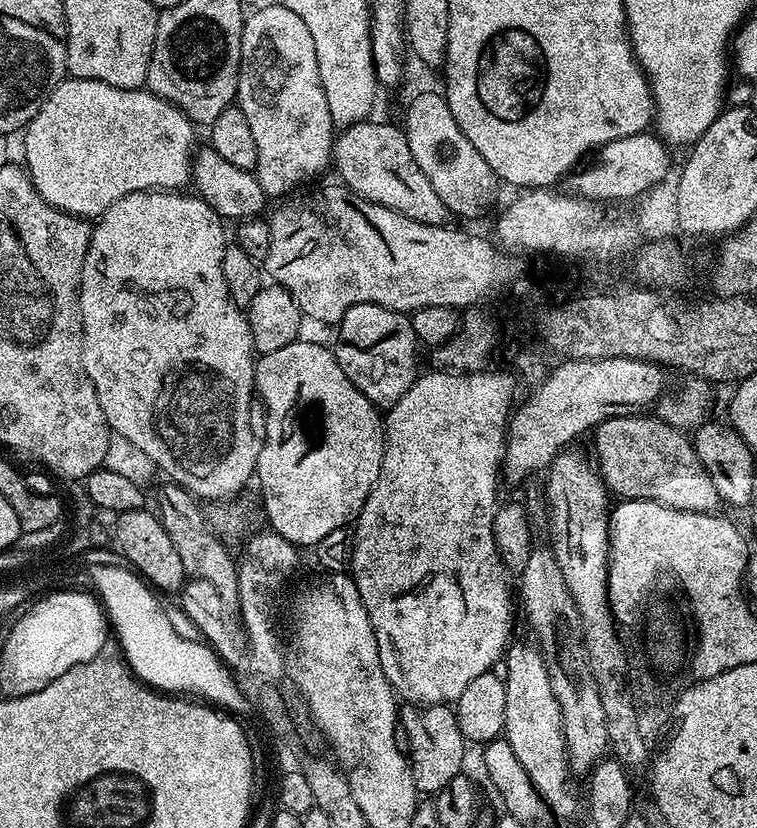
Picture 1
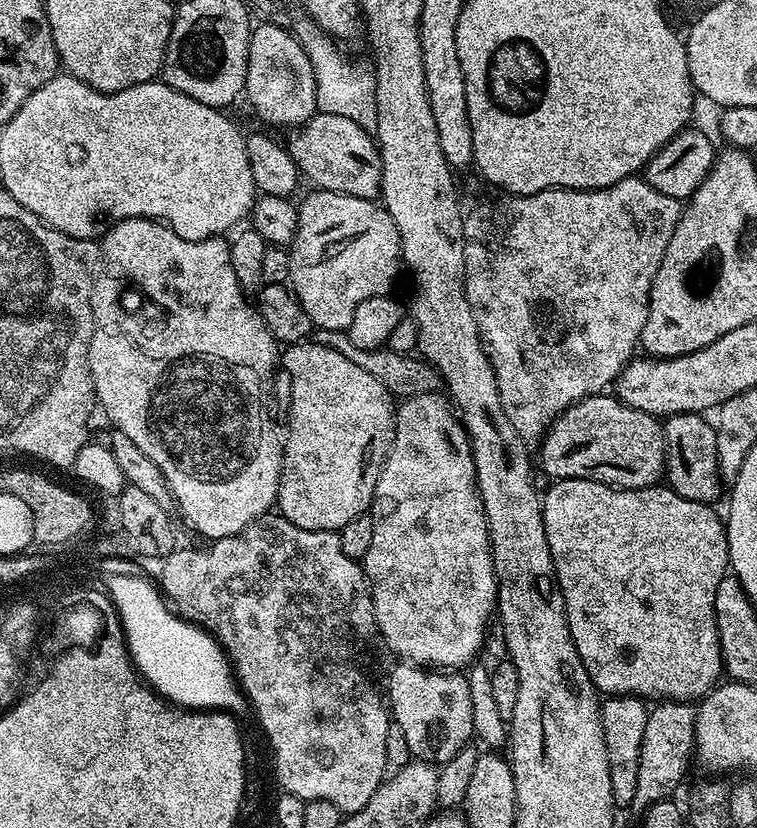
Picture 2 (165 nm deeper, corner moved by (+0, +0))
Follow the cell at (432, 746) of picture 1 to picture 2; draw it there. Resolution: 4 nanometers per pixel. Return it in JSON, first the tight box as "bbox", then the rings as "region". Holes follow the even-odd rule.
{"bbox":[386,662,473,765],"region":[[[396,662],[388,676],[386,703],[391,719],[402,726],[413,757],[434,765],[450,762],[473,739],[472,703],[467,675],[456,670],[429,670],[419,664]]]}

